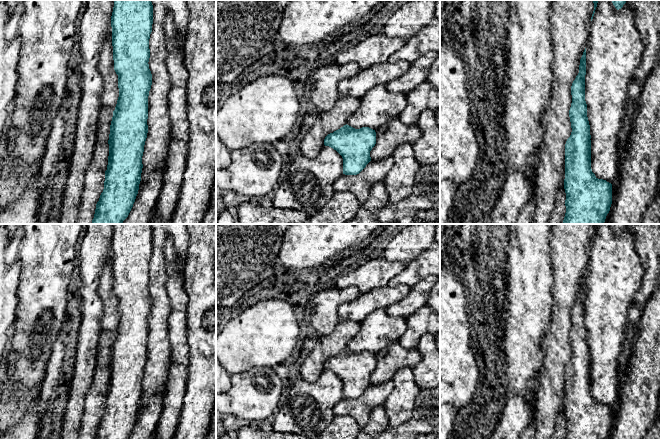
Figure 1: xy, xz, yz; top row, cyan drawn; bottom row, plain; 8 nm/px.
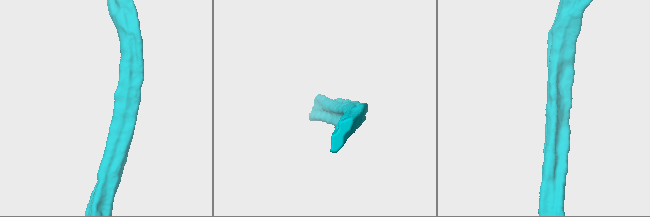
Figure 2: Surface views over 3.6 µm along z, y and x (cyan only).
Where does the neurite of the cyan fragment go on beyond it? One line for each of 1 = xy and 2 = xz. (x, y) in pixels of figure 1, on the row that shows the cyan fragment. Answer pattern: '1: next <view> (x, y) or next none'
1: next none
2: next none

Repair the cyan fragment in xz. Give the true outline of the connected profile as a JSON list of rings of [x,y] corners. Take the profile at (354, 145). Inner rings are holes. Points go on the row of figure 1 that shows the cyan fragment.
[[[344,125],[328,134],[324,145],[336,150],[343,158],[343,174],[357,175],[371,161],[370,151],[376,144],[376,132],[369,127],[355,129]]]

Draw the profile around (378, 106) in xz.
[[[385,85],[376,86],[360,98],[359,108],[349,117],[347,125],[376,130],[398,118],[406,106],[405,94],[392,94]]]

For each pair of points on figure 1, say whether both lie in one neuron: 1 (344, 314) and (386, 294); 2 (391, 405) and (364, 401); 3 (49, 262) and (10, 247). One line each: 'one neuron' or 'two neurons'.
1: one neuron
2: two neurons
3: two neurons

